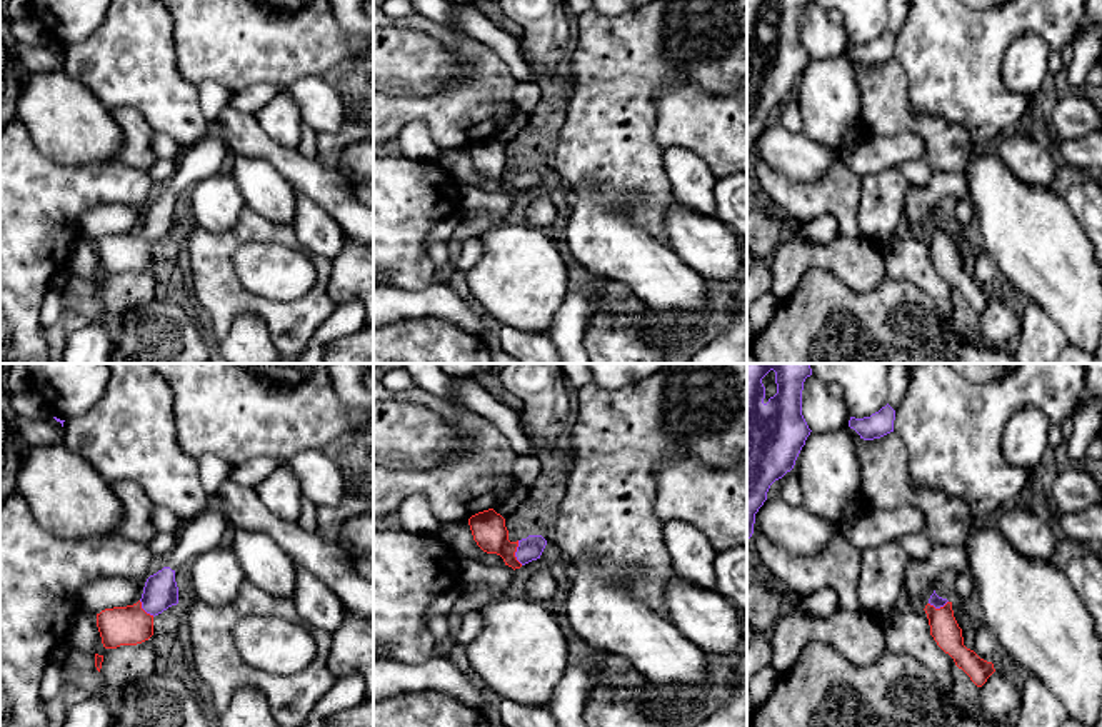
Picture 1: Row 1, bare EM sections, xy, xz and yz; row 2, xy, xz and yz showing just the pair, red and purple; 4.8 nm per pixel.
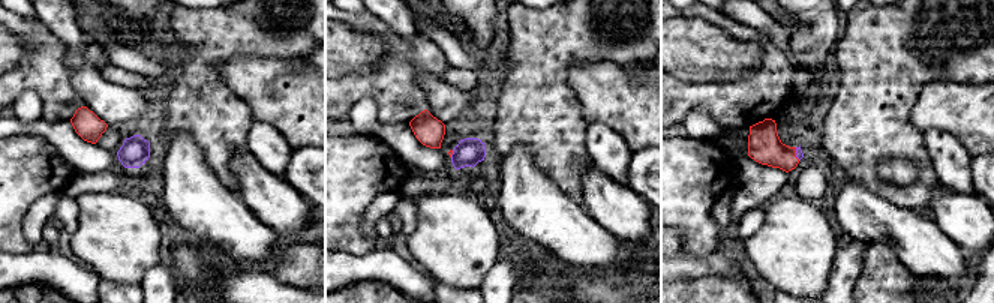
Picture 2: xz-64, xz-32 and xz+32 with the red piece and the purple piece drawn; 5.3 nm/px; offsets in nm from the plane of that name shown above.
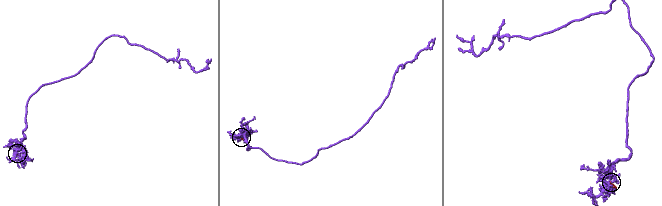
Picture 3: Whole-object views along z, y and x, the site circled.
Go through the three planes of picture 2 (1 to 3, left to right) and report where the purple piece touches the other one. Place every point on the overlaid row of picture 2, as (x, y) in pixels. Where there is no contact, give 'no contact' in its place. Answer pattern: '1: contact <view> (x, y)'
1: no contact
2: contact xz-32 (452, 153)
3: contact xz+32 (795, 153)

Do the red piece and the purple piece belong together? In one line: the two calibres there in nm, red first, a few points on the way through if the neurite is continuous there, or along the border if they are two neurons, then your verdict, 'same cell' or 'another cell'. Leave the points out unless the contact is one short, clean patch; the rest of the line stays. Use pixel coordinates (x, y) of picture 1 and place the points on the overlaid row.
170 nm thick on the red side, 120 nm on the other; runs through xz (489, 531), (515, 551), (529, 549); same cell

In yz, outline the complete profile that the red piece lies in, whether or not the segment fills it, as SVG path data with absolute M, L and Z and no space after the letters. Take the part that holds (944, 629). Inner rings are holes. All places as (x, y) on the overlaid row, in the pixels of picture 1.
M934 590L924 610L929 619L930 635L937 645L954 659L955 665L962 669L977 687L982 687L995 672L994 664L980 659L974 650L964 645L962 629L954 617L952 602L939 597Z

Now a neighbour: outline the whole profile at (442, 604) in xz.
M453 589L437 595L425 610L425 615L423 615L425 624L428 624L428 620L435 615L448 615L455 607L458 594L460 594L458 589Z

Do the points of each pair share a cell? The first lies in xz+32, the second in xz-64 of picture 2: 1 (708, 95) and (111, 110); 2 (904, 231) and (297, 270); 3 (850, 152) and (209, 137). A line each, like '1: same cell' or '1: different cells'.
1: different cells
2: different cells
3: same cell

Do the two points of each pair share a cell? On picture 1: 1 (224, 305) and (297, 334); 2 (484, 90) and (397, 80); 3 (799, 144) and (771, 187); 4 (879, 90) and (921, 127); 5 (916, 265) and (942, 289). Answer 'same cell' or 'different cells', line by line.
1: same cell
2: different cells
3: different cells
4: same cell
5: same cell

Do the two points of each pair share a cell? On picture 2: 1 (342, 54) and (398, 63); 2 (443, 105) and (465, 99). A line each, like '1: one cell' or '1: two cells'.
1: two cells
2: one cell

